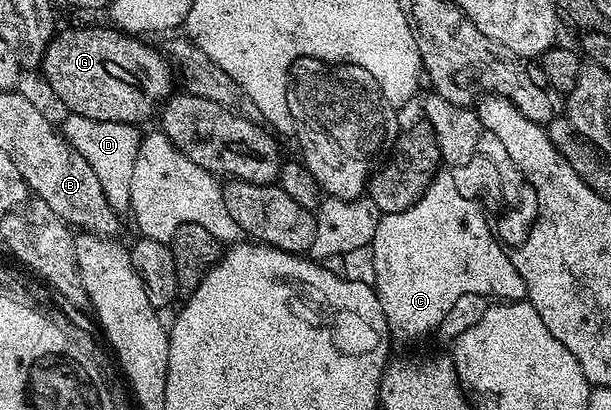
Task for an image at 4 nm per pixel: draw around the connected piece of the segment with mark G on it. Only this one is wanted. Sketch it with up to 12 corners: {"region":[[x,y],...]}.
{"region":[[109,28],[55,32],[40,73],[70,113],[138,127],[171,62]]}

